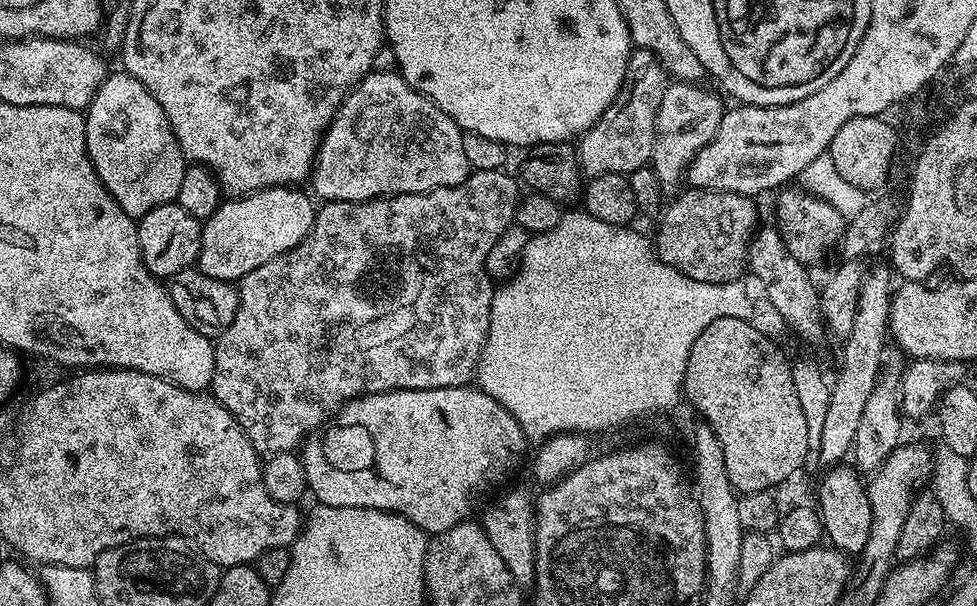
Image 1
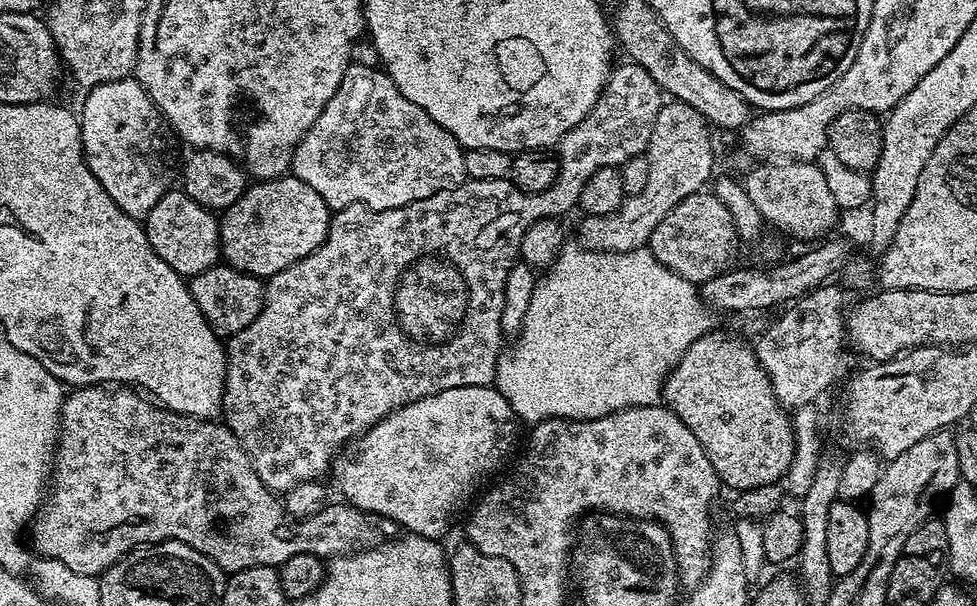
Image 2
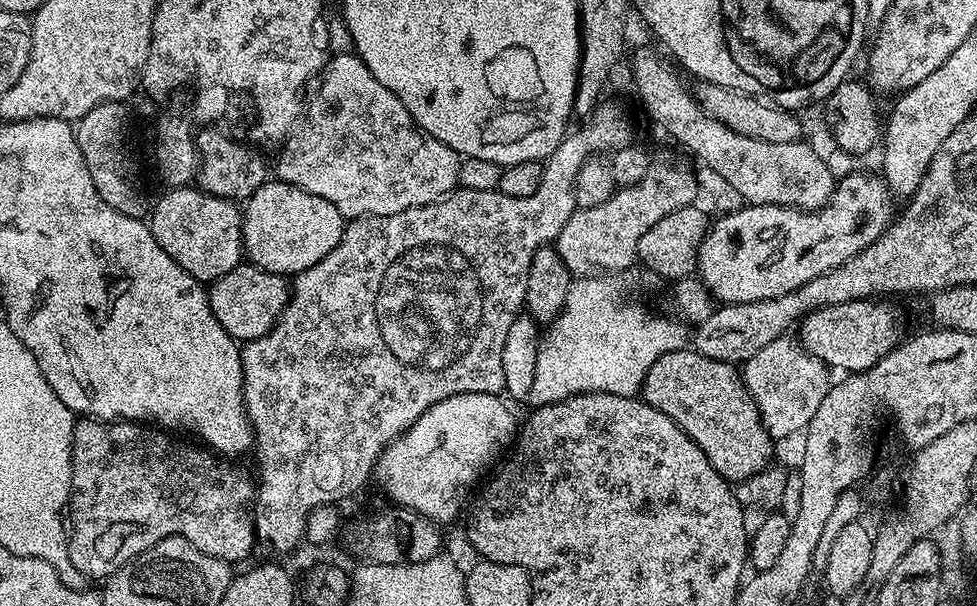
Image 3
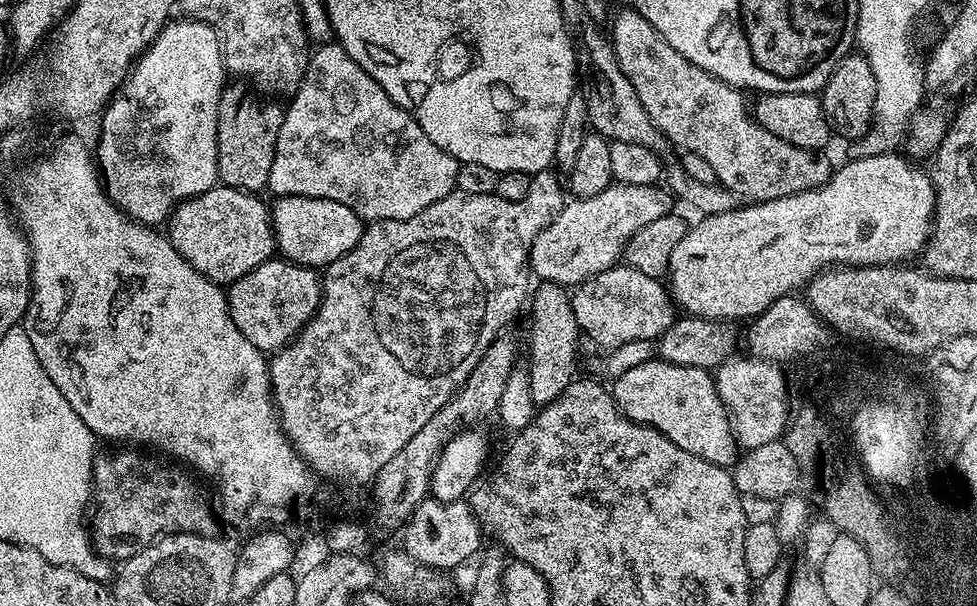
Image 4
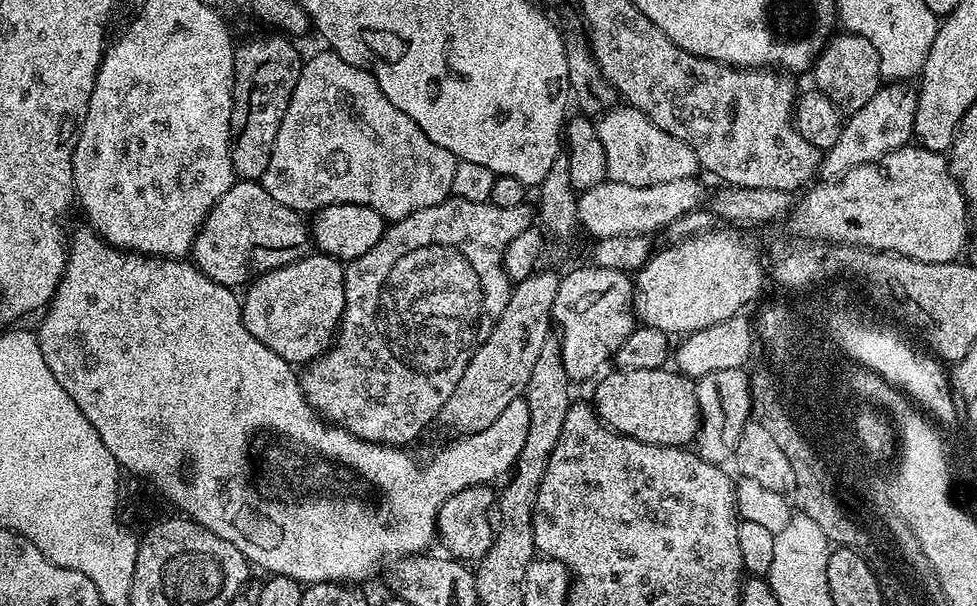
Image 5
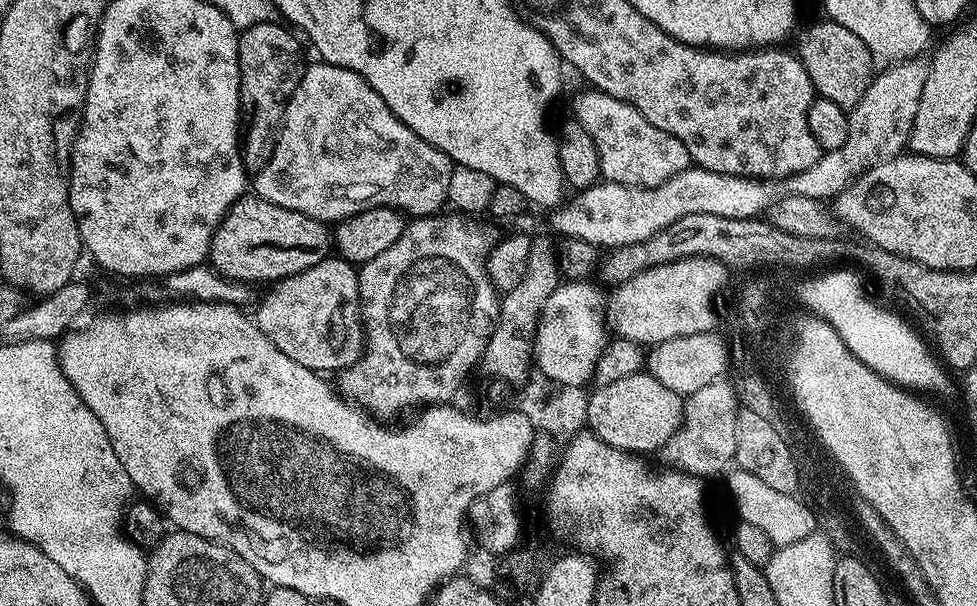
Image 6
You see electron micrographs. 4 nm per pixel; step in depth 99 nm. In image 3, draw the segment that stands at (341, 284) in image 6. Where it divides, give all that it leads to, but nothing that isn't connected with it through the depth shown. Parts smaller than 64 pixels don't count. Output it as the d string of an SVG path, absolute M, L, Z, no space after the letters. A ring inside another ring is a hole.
M241 262L237 268L230 270L230 274L222 274L218 279L211 281L208 288L210 310L214 310L214 318L238 342L257 340L268 333L276 325L276 319L284 313L290 295L290 284L287 279L273 272L267 272L251 262Z

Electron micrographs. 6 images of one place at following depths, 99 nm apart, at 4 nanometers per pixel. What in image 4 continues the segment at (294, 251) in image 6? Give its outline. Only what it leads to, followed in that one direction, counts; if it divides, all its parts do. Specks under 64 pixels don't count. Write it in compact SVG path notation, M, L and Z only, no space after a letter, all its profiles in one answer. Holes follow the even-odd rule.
M217 186L189 200L182 200L166 224L166 235L174 250L215 284L233 284L242 274L250 274L254 266L273 259L277 251L272 232L272 213L269 205L260 201L255 192Z

